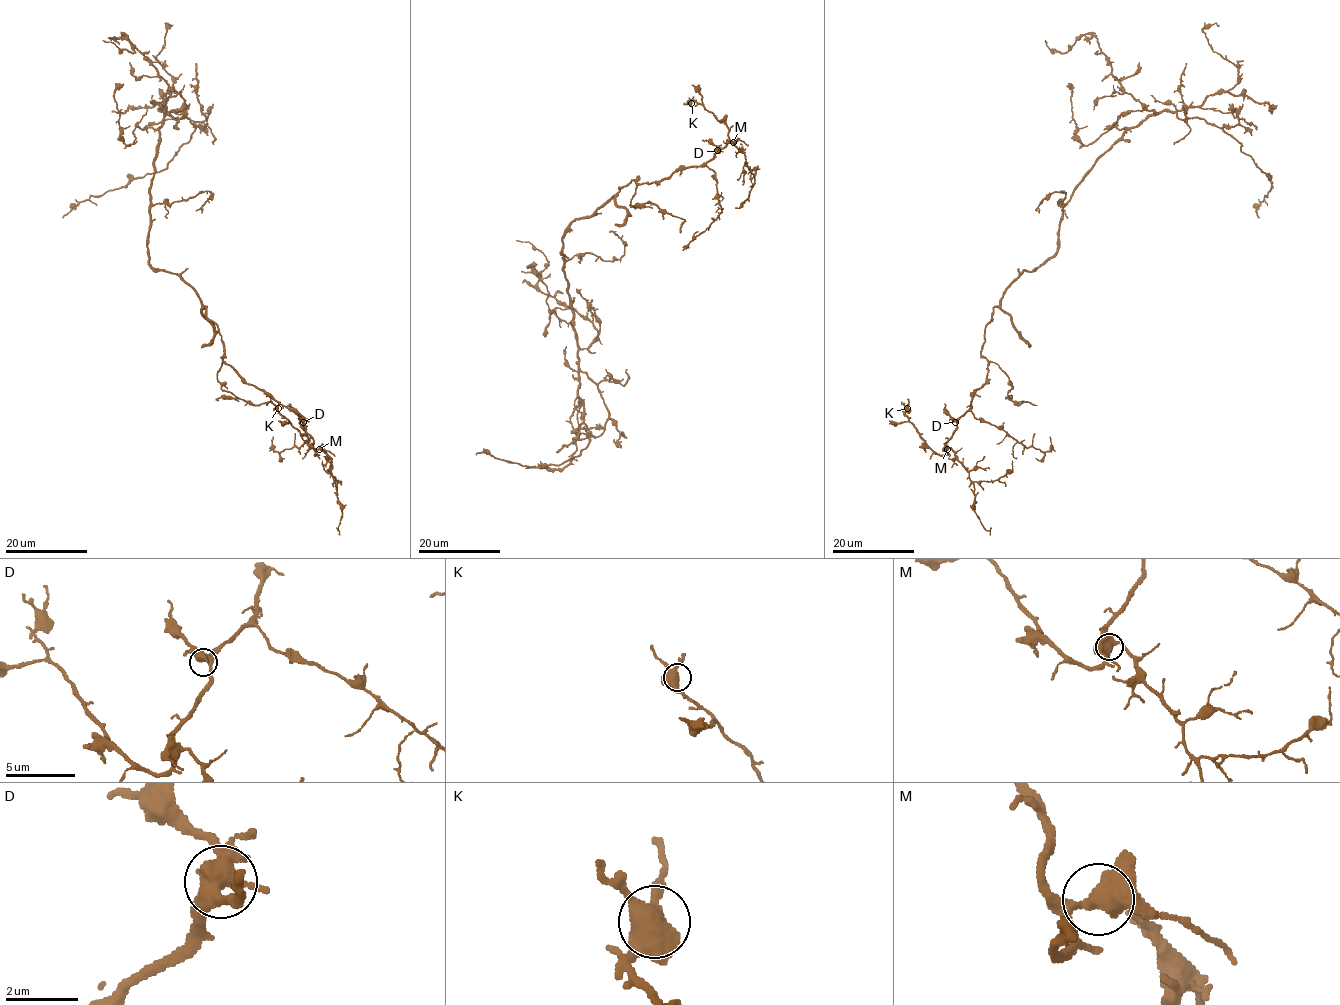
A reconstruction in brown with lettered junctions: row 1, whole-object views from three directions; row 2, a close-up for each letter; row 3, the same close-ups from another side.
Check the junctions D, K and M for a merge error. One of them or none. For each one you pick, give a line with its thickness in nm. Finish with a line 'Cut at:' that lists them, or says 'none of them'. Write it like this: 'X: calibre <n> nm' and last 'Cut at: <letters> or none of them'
Cut at: none of them

